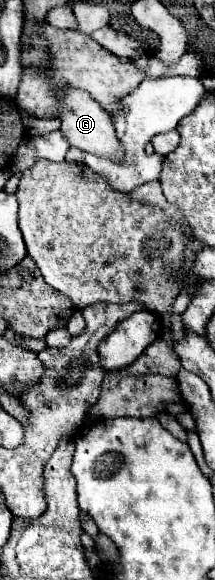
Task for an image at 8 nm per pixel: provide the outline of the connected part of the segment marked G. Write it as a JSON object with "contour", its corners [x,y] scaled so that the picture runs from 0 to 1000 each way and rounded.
{"contour":[[[316,153],[288,167],[288,226],[316,236],[335,253],[363,253],[400,264],[456,267],[456,271],[493,271],[521,274],[540,281],[567,278],[577,264],[567,264],[567,250],[549,250],[549,236],[530,229],[530,212],[512,209],[512,198],[381,153]]]}

